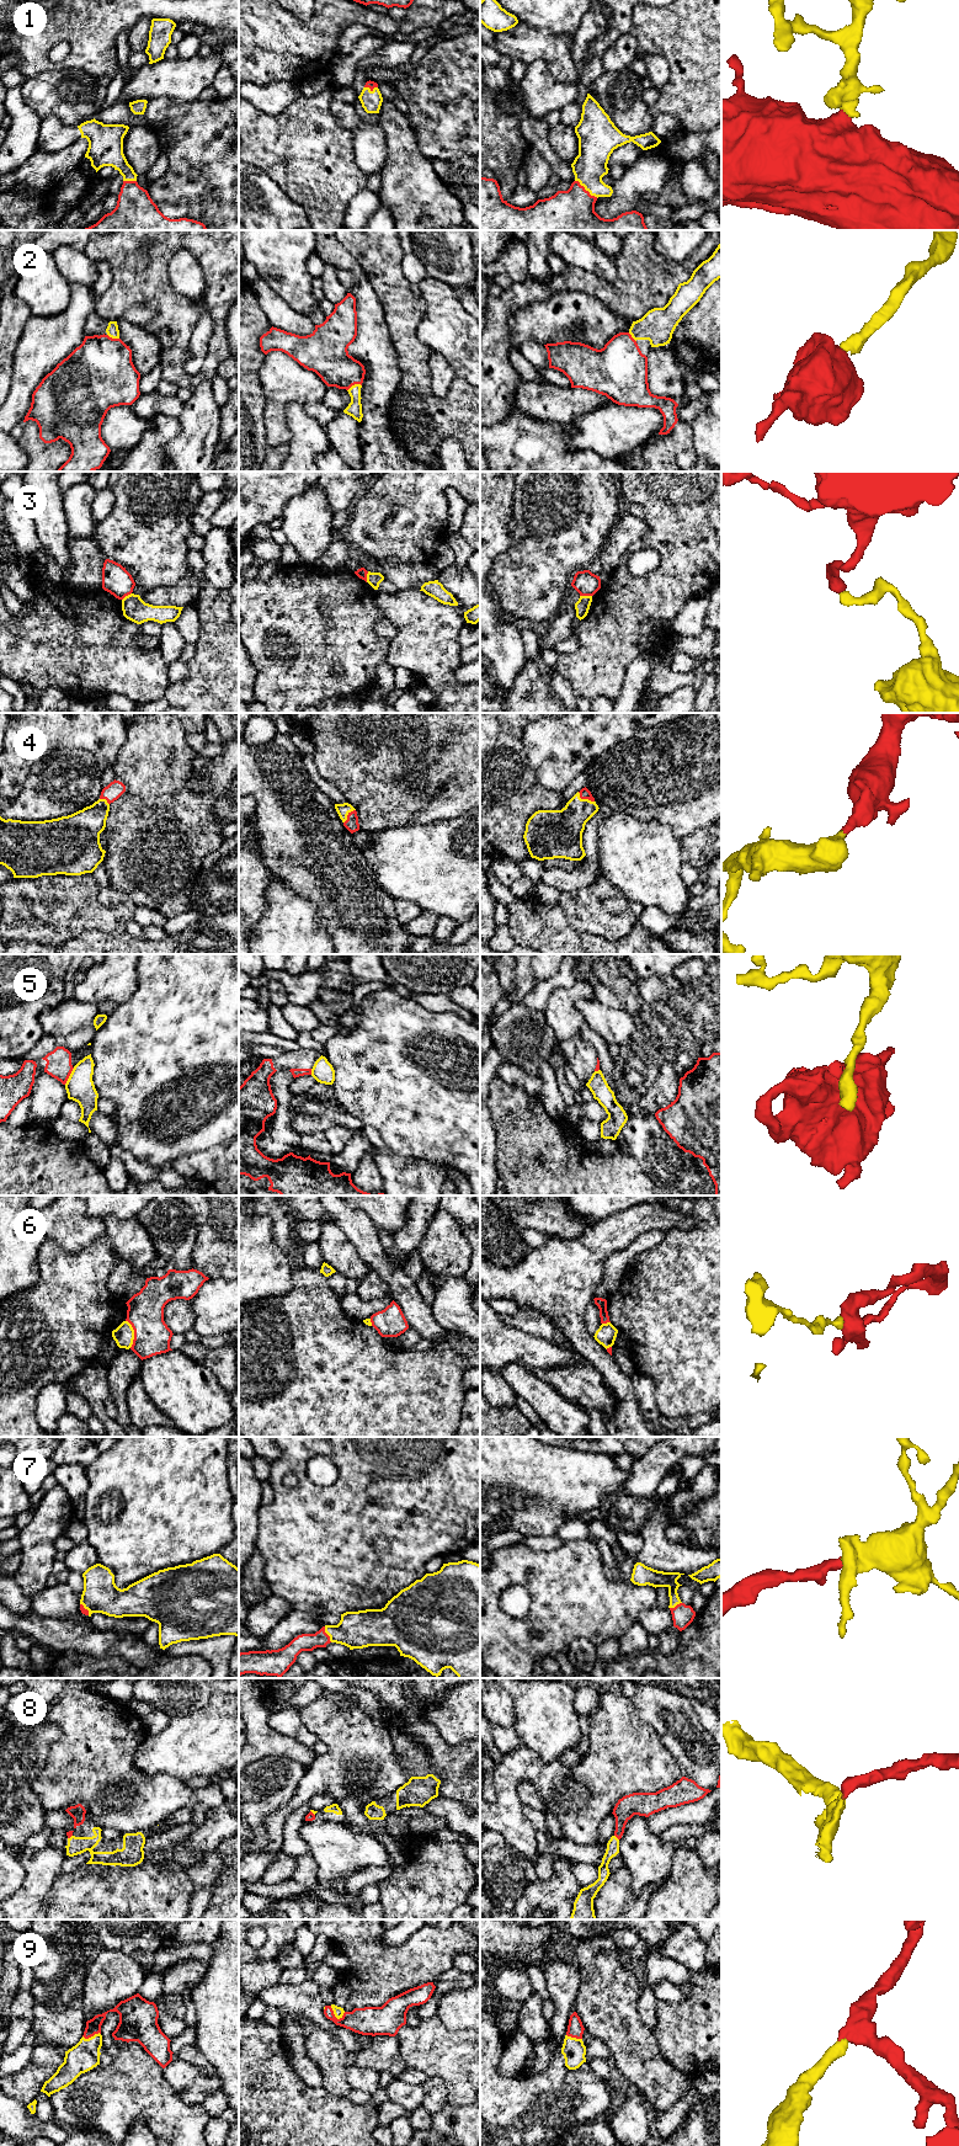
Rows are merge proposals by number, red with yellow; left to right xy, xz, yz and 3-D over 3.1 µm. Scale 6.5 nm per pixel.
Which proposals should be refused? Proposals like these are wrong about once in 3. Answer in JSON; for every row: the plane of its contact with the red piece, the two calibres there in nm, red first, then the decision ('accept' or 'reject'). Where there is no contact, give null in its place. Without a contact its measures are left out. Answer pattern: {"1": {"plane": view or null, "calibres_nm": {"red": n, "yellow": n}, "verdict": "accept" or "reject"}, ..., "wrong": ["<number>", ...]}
{"1": {"plane": "yz", "calibres_nm": {"red": 400, "yellow": 220}, "verdict": "accept"}, "2": {"plane": "xz", "calibres_nm": {"red": 260, "yellow": 100}, "verdict": "accept"}, "3": {"plane": "yz", "calibres_nm": {"red": 160, "yellow": 90}, "verdict": "reject"}, "4": {"plane": "yz", "calibres_nm": {"red": 70, "yellow": 260}, "verdict": "accept"}, "5": {"plane": "xy", "calibres_nm": {"red": 160, "yellow": 180}, "verdict": "reject"}, "6": {"plane": "xy", "calibres_nm": {"red": 240, "yellow": 140}, "verdict": "reject"}, "7": {"plane": "xz", "calibres_nm": {"red": 110, "yellow": 240}, "verdict": "accept"}, "8": {"plane": "yz", "calibres_nm": {"red": 140, "yellow": 80}, "verdict": "accept"}, "9": {"plane": "xz", "calibres_nm": {"red": 190, "yellow": 70}, "verdict": "accept"}, "wrong": ["3", "5", "6"]}

